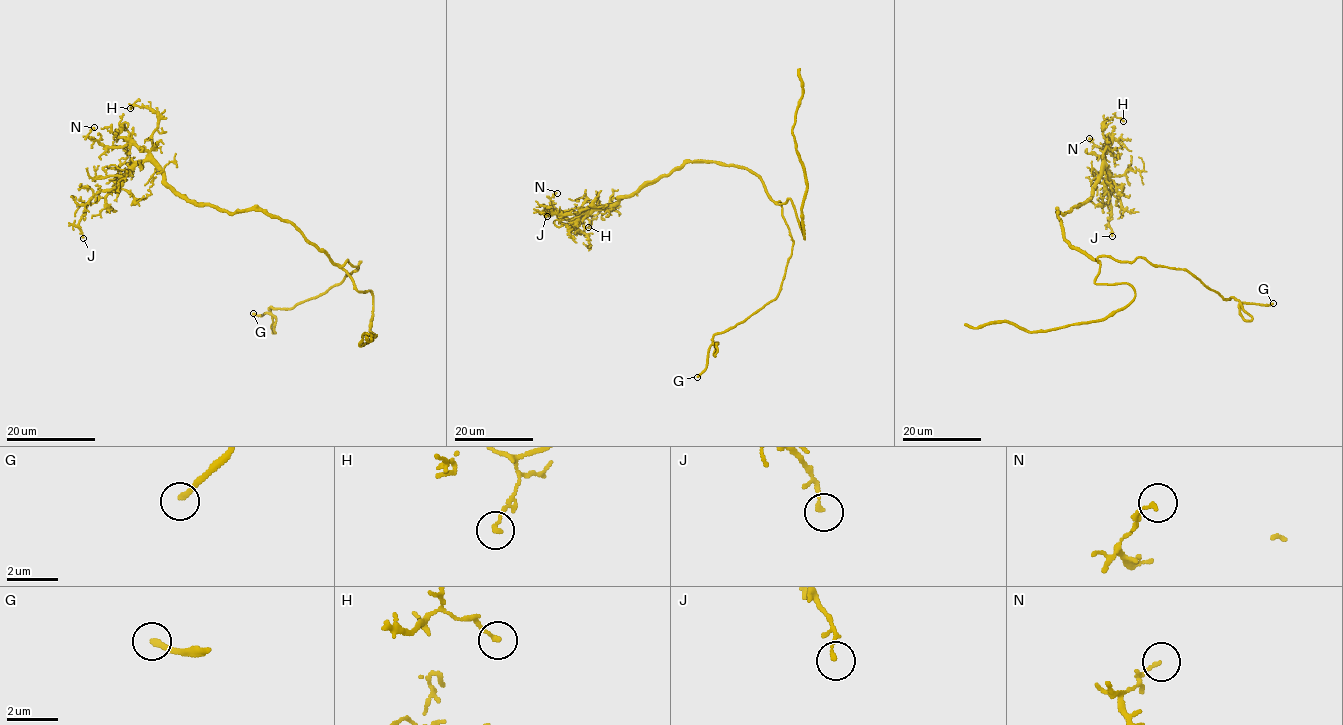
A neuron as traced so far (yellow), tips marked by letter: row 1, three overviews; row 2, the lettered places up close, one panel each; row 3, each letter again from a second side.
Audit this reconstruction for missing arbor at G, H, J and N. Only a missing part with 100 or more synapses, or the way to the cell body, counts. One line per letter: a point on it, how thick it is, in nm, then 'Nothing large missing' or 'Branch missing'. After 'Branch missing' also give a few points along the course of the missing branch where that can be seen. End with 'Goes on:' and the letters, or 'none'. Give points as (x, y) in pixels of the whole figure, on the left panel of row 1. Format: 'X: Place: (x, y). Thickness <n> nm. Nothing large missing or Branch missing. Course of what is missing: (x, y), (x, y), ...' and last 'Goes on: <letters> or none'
G: Place: (253, 313). Thickness 240 nm. Branch missing. Course of what is missing: (253, 313), (234, 313)
H: Place: (130, 108). Thickness 140 nm. Nothing large missing
J: Place: (83, 238). Thickness 140 nm. Nothing large missing
N: Place: (94, 127). Thickness 120 nm. Nothing large missing
Goes on: G

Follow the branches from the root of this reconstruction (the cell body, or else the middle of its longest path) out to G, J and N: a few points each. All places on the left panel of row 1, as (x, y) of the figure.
G: (322, 250), (336, 264), (360, 261), (359, 268), (291, 309), (253, 313)
J: (322, 250), (289, 222), (262, 211), (225, 212), (188, 202), (149, 161), (90, 201), (79, 222), (83, 238)
N: (322, 250), (262, 211), (188, 202), (148, 152), (103, 146), (88, 136), (94, 127)

